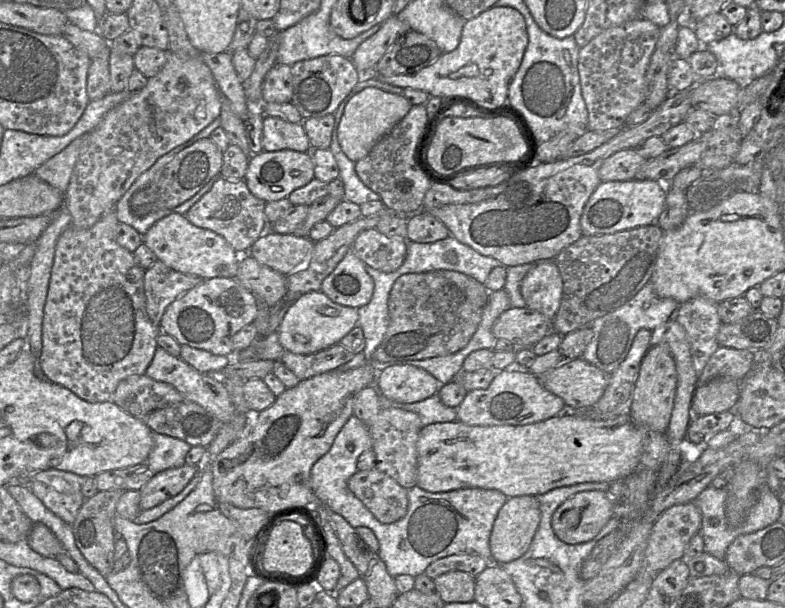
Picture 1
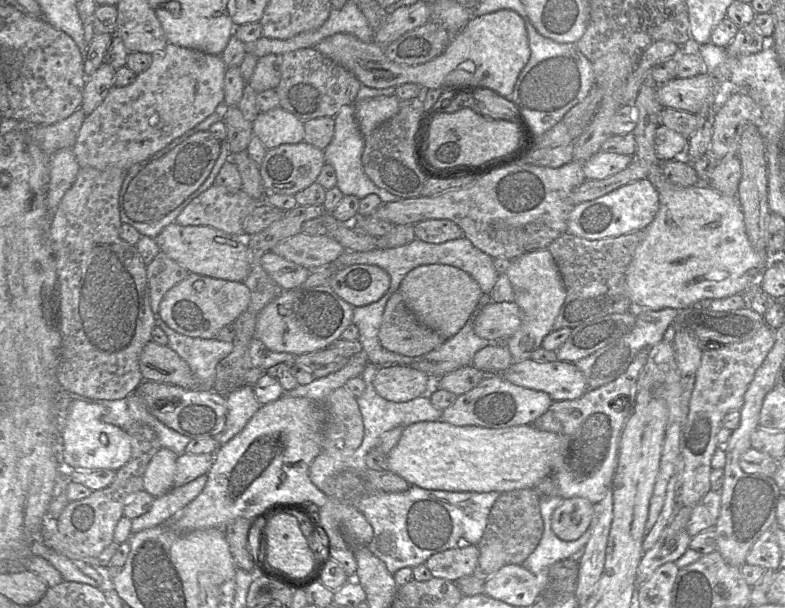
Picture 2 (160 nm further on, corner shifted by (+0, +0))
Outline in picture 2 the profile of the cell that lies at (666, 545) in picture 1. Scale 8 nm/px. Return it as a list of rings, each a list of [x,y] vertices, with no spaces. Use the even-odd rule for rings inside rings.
[[[710,490],[693,508],[687,532],[693,538],[700,532],[714,528],[720,514],[721,491]]]

